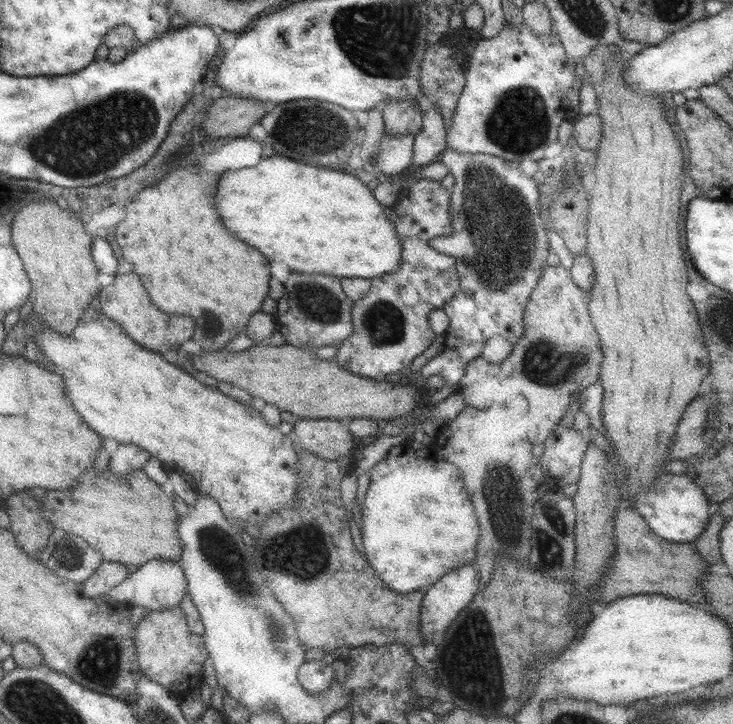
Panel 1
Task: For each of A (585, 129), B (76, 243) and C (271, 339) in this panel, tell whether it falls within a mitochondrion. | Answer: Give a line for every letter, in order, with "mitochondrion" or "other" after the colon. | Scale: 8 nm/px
A: other
B: other
C: other

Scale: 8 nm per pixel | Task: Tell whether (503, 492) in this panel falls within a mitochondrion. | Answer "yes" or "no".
yes

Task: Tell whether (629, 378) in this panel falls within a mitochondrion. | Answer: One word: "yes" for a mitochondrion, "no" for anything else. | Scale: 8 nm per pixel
no

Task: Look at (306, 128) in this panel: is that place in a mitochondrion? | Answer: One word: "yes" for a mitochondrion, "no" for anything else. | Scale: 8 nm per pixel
yes

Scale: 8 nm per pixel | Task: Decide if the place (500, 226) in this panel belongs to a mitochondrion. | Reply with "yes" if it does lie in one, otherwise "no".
yes

